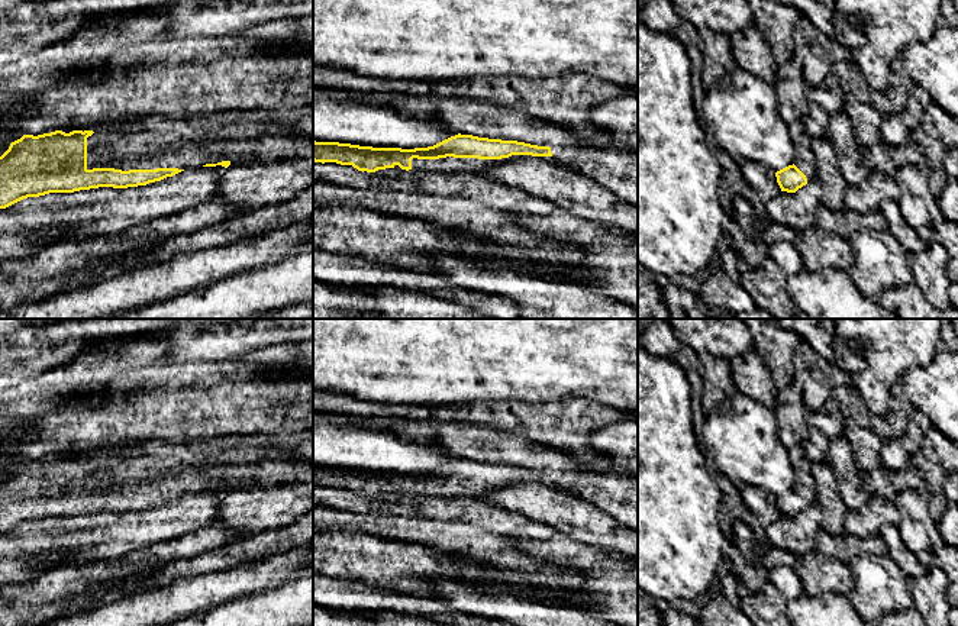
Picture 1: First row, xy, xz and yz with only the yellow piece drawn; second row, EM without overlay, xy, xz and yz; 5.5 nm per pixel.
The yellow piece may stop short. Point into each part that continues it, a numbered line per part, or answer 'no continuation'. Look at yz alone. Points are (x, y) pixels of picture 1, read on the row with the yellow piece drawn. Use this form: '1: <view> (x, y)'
1: yz (807, 168)

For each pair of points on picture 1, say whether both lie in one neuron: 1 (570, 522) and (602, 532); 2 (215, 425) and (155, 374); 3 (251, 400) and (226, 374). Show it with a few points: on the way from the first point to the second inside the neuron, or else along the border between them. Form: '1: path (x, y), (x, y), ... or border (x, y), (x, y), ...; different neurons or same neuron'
1: path (577, 522), (594, 526); same neuron
2: border (183, 384), (135, 389); different neurons
3: path (245, 394), (232, 380); same neuron

